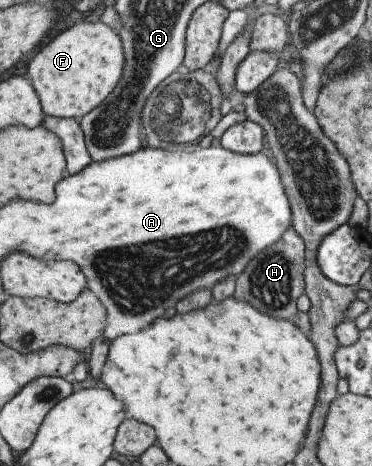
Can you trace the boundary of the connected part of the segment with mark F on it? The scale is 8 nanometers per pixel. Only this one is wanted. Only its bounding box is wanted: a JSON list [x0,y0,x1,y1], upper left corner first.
[26,22,123,121]

